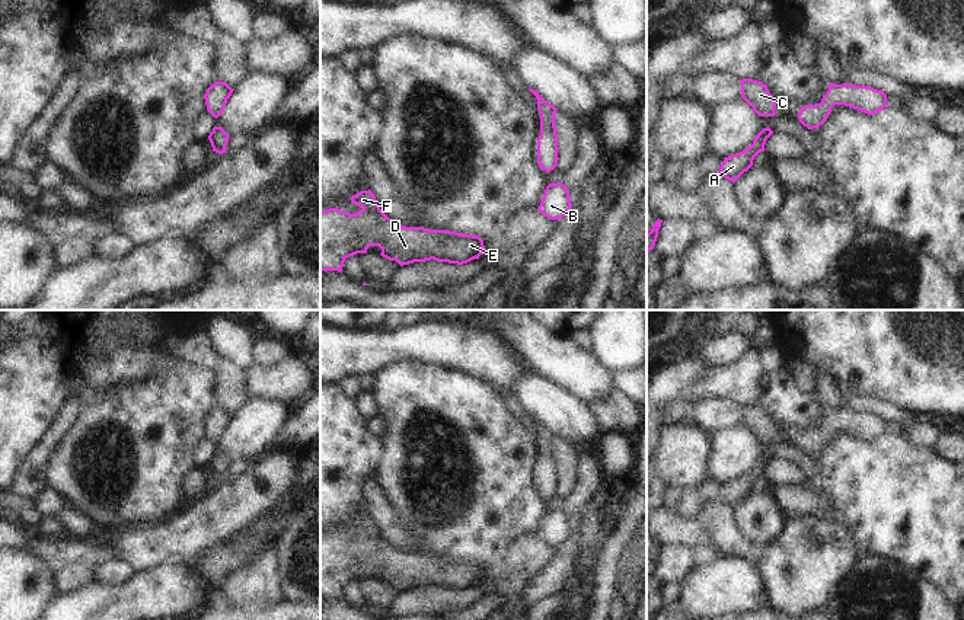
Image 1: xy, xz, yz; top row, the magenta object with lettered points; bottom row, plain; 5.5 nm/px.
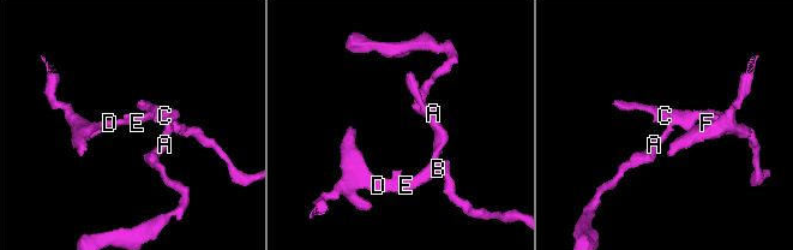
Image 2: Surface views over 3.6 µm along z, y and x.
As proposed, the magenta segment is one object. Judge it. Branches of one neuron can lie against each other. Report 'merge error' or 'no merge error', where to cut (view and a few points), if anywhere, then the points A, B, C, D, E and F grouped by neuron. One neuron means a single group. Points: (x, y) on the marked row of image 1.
no merge error; cut none; groups A B C D E F

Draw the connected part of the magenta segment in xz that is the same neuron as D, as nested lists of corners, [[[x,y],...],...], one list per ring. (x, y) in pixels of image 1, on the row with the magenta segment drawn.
[[[361,191],[349,198],[363,210],[349,214],[338,208],[320,211],[320,271],[342,272],[347,258],[357,253],[367,253],[370,246],[379,246],[382,256],[396,261],[400,266],[414,262],[437,261],[463,265],[479,259],[485,253],[483,240],[475,234],[463,234],[450,230],[430,230],[424,227],[405,227],[389,218],[379,207],[374,194]]]

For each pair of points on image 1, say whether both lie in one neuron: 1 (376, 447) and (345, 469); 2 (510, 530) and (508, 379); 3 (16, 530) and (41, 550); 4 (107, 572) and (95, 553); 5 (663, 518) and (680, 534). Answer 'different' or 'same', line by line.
1: same
2: different
3: different
4: different
5: same

